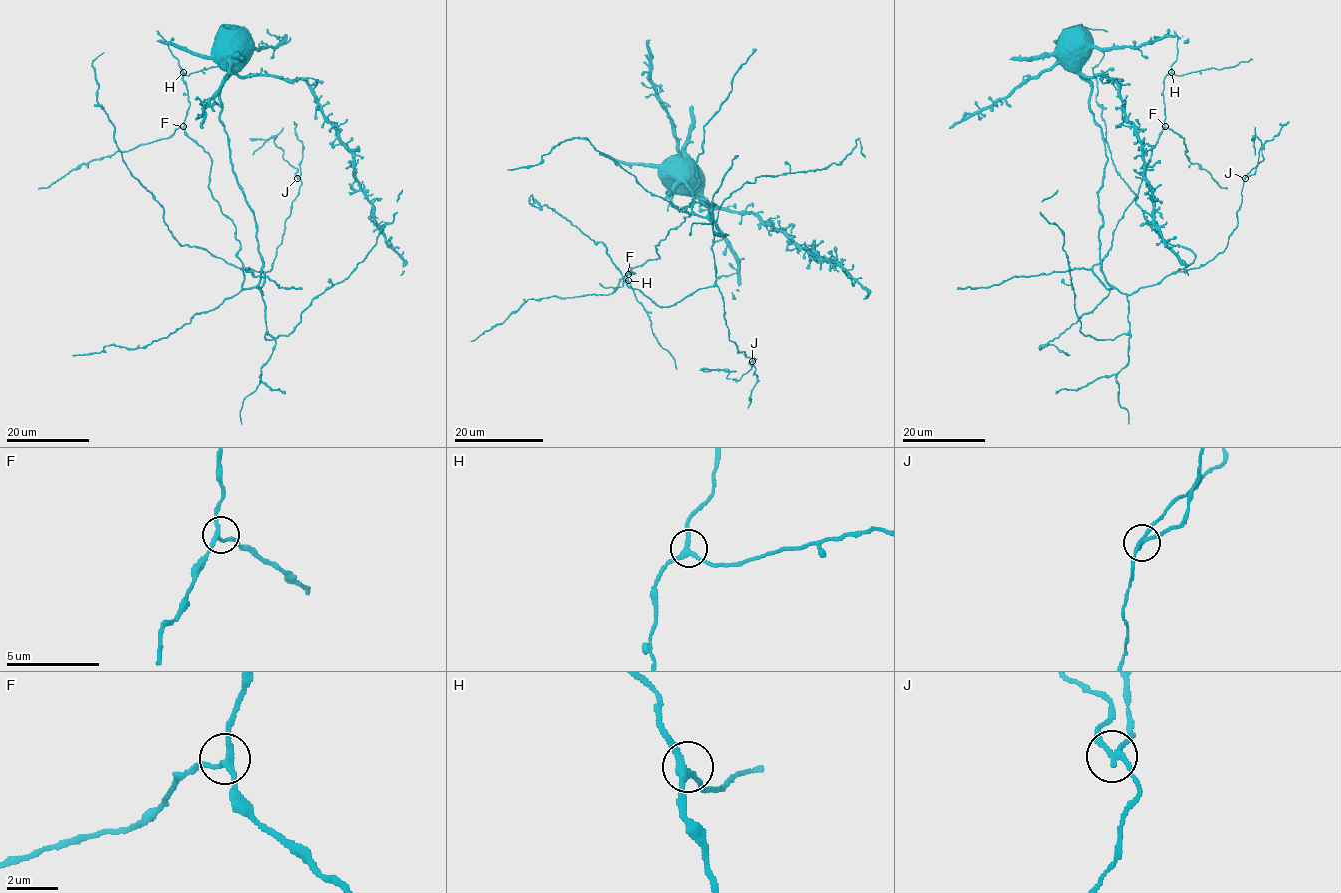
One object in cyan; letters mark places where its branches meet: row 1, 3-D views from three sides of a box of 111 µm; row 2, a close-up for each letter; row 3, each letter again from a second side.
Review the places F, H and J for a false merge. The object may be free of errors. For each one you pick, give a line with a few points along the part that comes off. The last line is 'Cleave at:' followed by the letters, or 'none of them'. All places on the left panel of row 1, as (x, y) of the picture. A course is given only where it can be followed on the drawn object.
J: Course of the part to remove: (298, 178), (296, 170), (282, 156), (283, 151), (275, 143), (275, 137), (252, 154)
Cleave at: J

